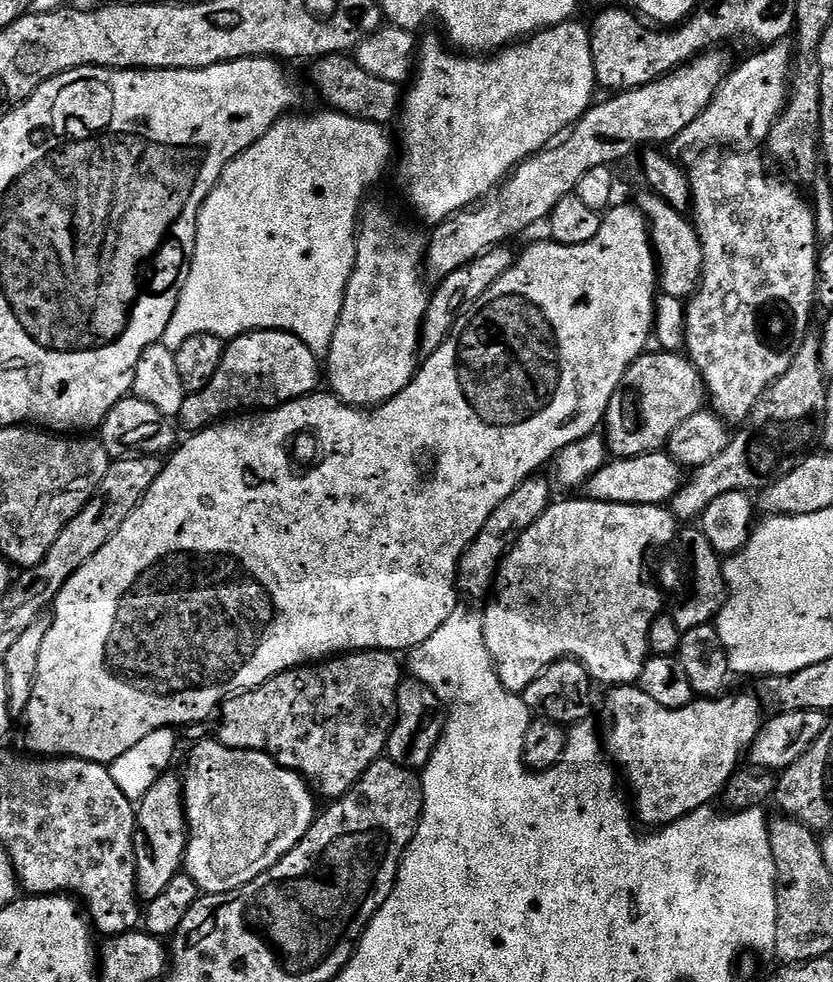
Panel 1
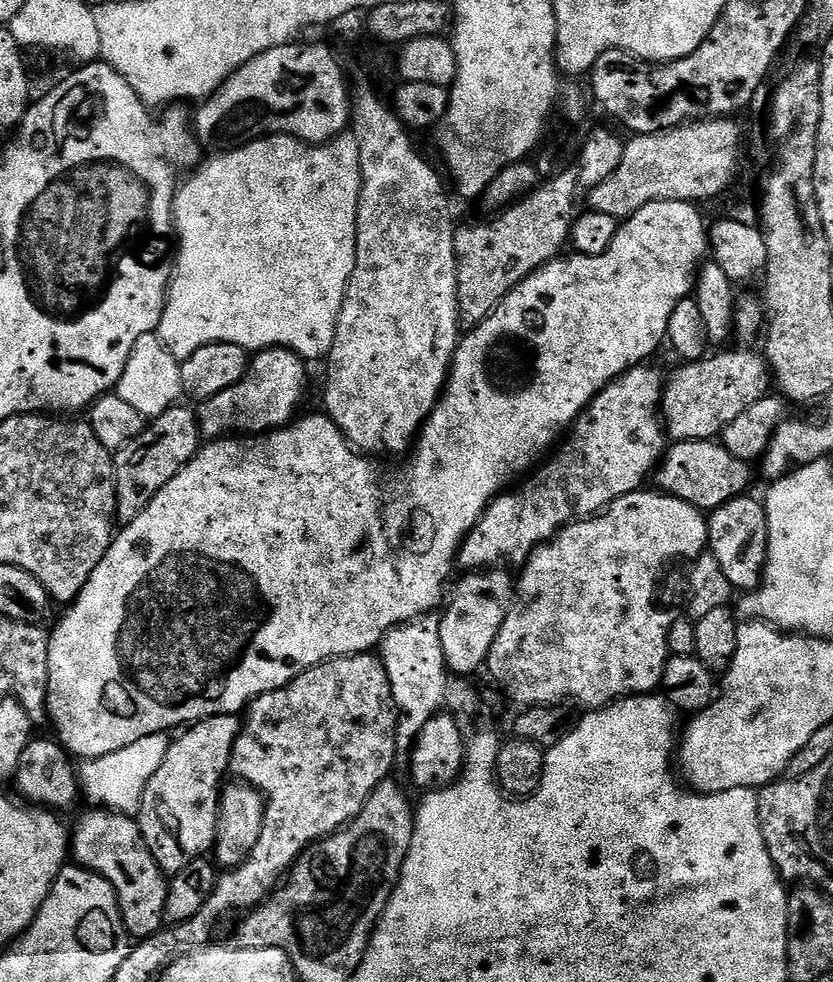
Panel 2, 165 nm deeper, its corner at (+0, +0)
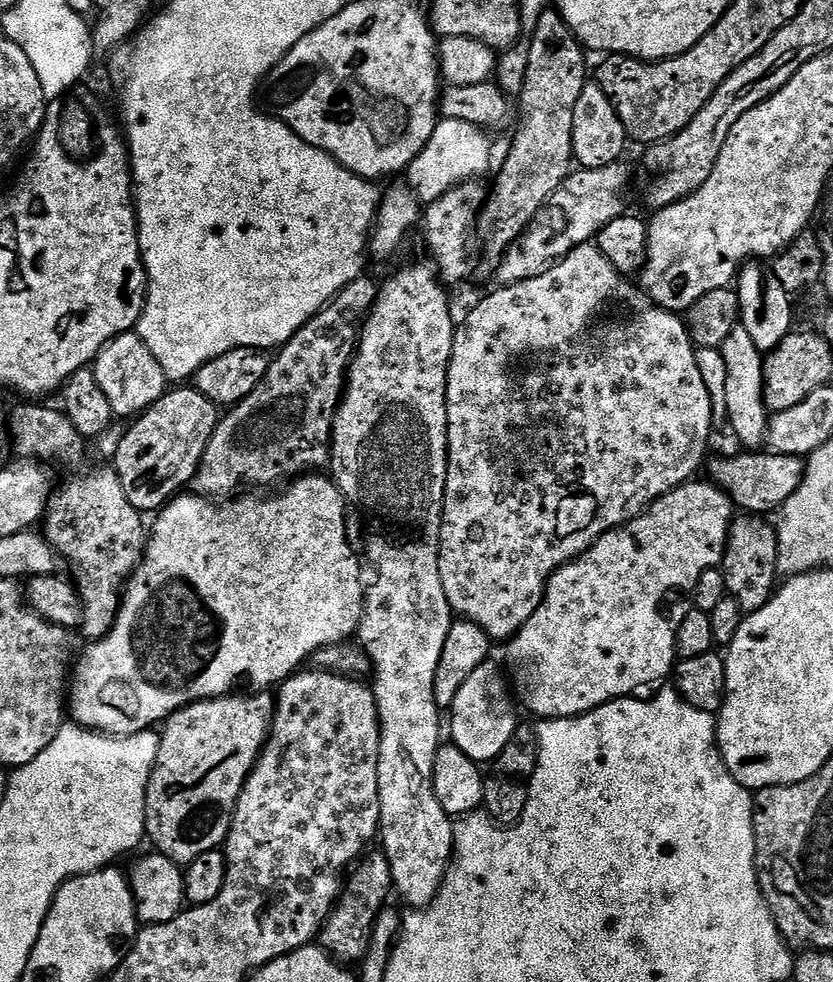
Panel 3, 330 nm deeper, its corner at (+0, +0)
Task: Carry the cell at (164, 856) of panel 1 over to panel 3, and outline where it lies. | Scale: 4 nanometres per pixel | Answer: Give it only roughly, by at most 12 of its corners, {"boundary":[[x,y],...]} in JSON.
{"boundary":[[264,690],[168,717],[144,831],[186,866],[228,839],[272,731]]}

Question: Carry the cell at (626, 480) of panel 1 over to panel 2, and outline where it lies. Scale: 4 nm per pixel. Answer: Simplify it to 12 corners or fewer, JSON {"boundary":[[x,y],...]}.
{"boundary":[[677,440],[655,487],[711,510],[749,491],[745,461],[716,440]]}

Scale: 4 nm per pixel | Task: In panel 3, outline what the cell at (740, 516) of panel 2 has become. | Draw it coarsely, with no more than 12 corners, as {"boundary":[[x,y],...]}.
{"boundary":[[733,519],[722,561],[728,596],[757,612],[778,587],[776,524]]}

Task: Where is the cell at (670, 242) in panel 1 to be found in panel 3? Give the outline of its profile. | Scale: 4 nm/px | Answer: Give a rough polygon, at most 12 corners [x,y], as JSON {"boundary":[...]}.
{"boundary":[[742,326],[726,338],[727,427],[759,449],[770,419],[764,356]]}

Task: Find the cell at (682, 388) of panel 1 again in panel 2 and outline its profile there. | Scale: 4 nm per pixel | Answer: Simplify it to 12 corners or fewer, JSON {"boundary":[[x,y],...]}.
{"boundary":[[759,351],[681,363],[662,423],[673,441],[716,440],[769,395]]}

